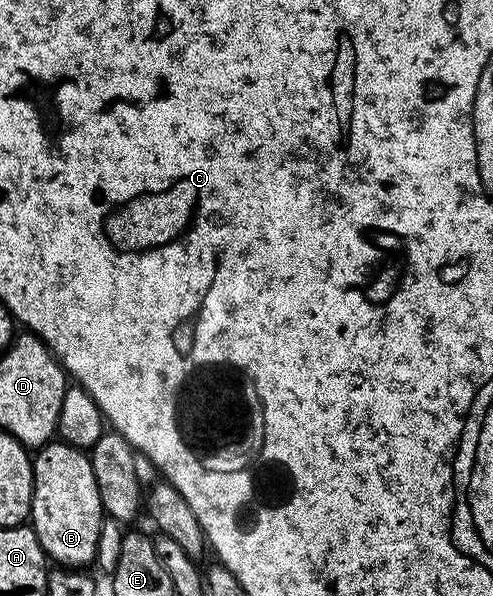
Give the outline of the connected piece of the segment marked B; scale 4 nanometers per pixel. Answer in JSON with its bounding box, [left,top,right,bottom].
[29,441,106,569]

